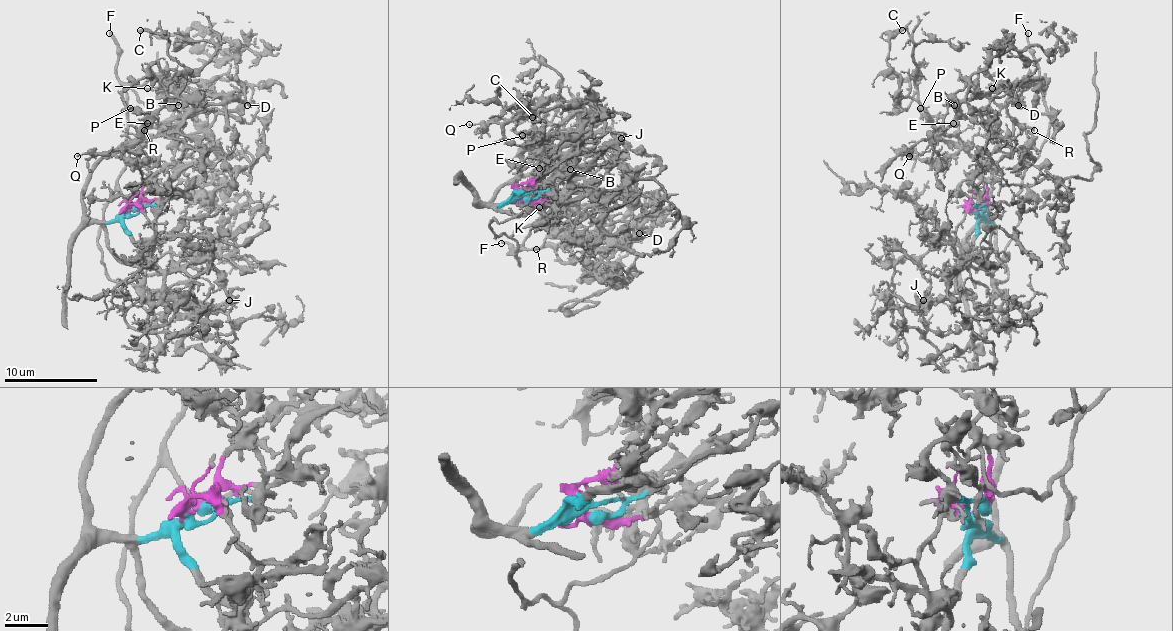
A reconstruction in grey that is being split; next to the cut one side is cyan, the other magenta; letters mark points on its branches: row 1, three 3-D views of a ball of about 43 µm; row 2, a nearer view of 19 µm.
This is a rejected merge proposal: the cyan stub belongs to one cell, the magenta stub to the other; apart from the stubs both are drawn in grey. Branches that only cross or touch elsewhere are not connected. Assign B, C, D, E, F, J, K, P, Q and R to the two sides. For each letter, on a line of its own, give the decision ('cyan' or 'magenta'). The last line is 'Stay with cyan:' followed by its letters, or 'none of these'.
B: cyan
C: cyan
D: magenta
E: cyan
F: magenta
J: cyan
K: magenta
P: cyan
Q: cyan
R: magenta
Stay with cyan: B, C, E, J, P, Q

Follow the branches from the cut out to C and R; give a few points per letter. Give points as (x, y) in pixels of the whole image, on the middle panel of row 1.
C: (522, 195), (475, 205), (482, 205), (496, 193), (569, 116), (576, 116), (578, 107), (562, 102), (531, 116)
R: (522, 195), (552, 205), (510, 235), (520, 265), (515, 254), (566, 242), (573, 226), (536, 249)

